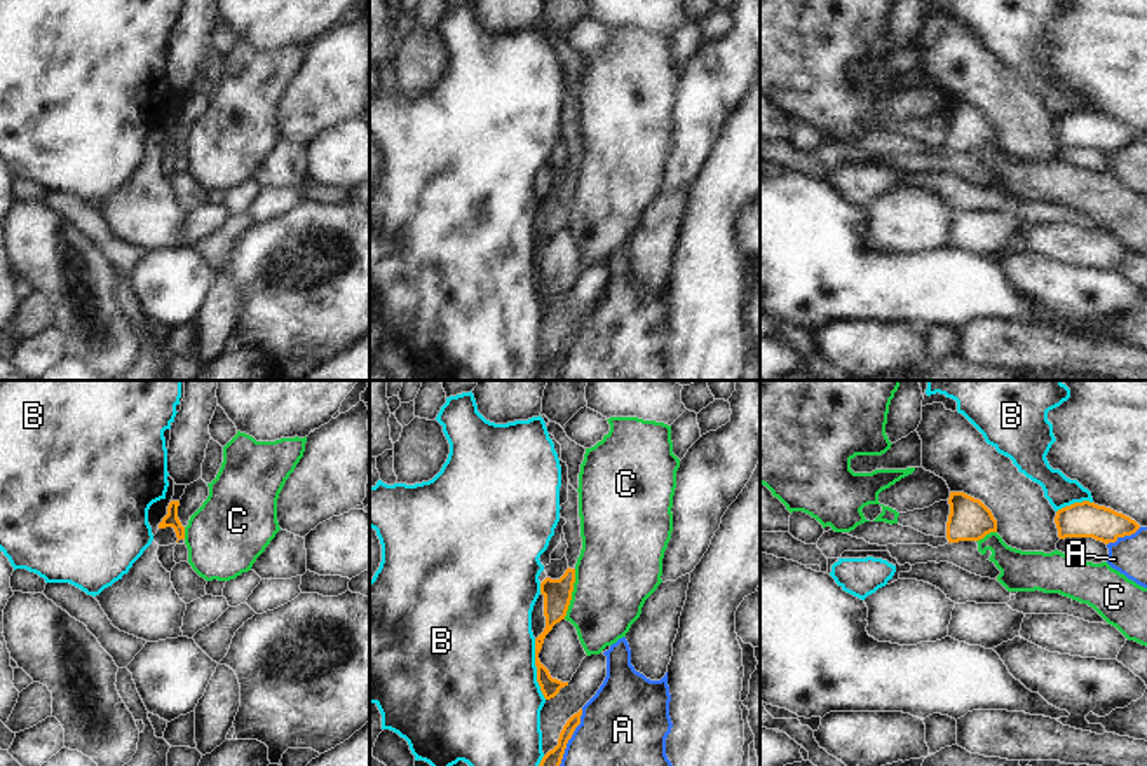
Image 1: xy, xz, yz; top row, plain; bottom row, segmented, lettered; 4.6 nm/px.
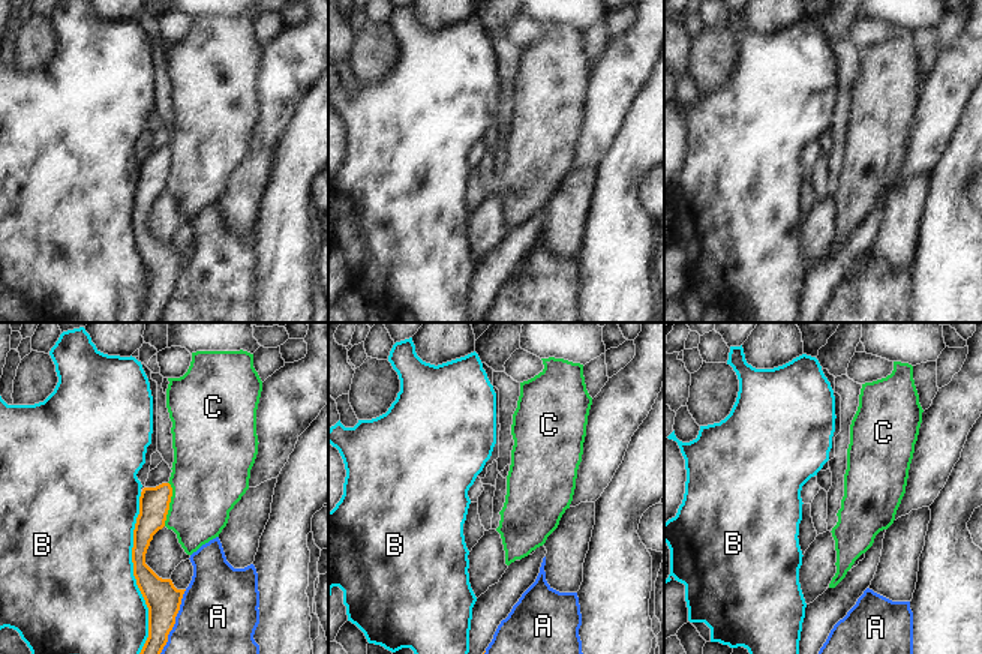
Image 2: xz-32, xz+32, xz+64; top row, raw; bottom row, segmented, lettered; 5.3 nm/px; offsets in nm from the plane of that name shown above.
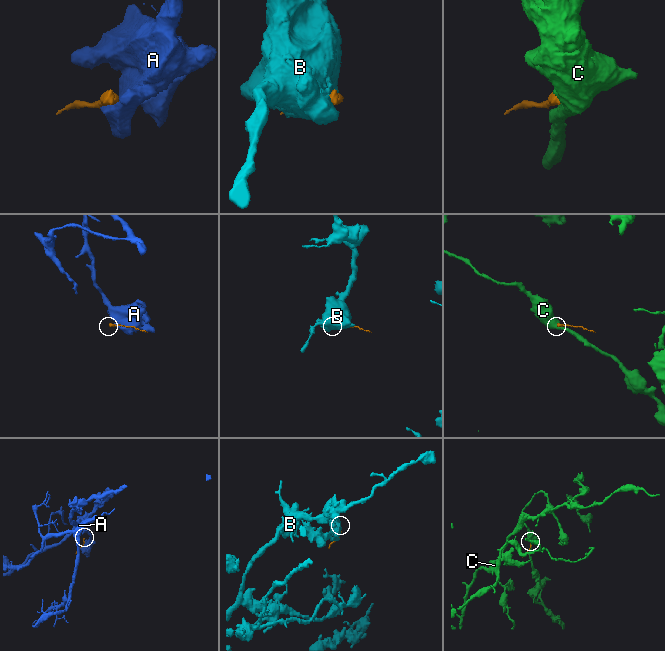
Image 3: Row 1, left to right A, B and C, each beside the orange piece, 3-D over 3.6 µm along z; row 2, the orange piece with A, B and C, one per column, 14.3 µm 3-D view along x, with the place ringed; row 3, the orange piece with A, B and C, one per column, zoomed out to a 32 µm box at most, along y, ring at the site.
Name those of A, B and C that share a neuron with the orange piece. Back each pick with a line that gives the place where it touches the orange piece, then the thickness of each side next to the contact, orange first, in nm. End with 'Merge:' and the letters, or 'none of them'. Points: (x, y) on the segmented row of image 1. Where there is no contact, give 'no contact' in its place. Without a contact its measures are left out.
Merge: none of them

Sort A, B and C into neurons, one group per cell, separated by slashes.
A / B / C

